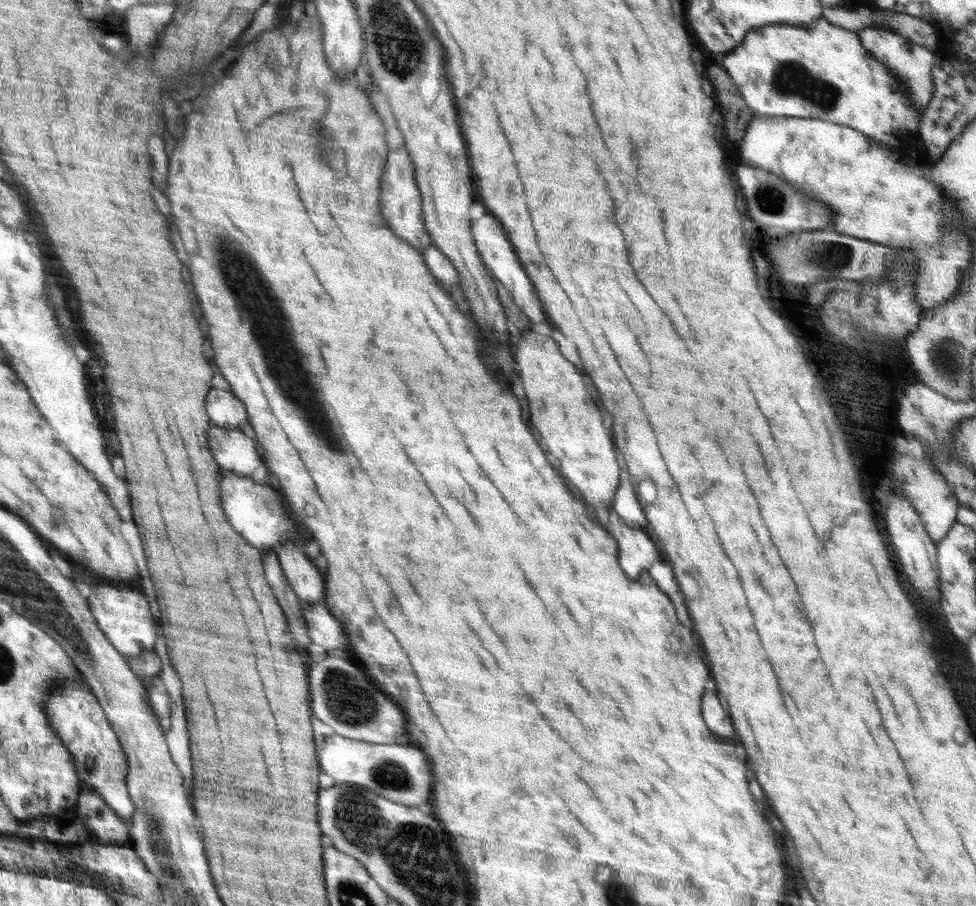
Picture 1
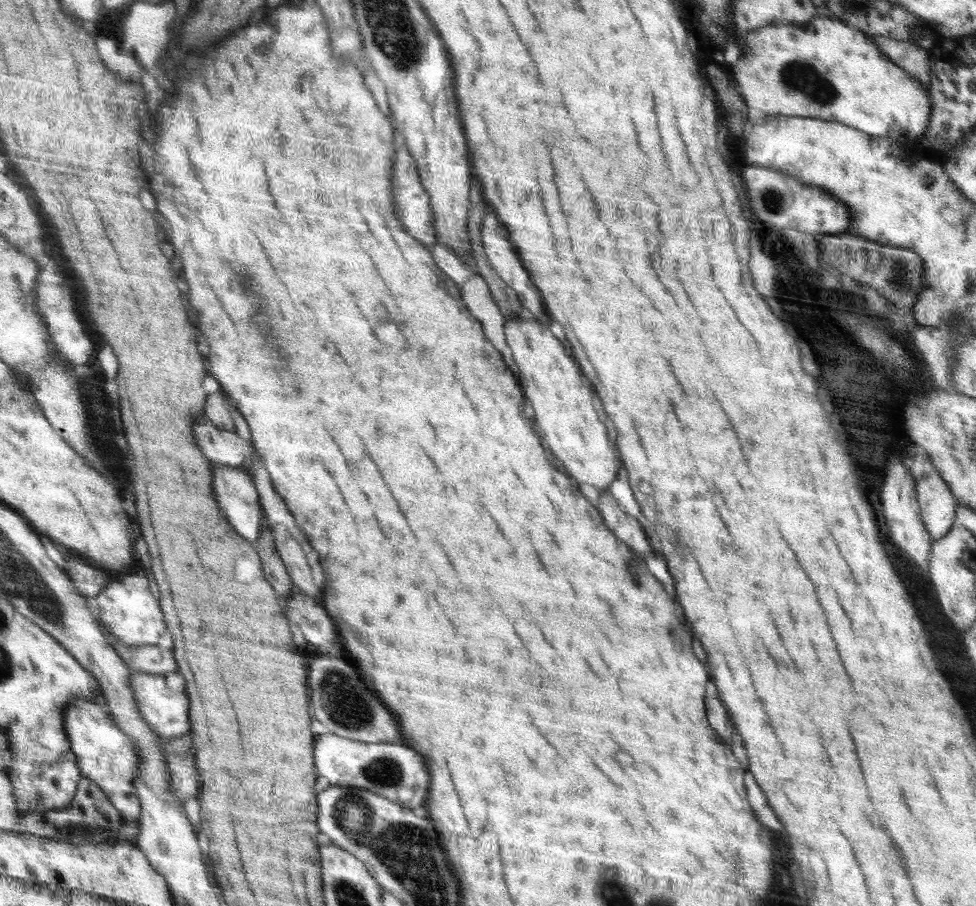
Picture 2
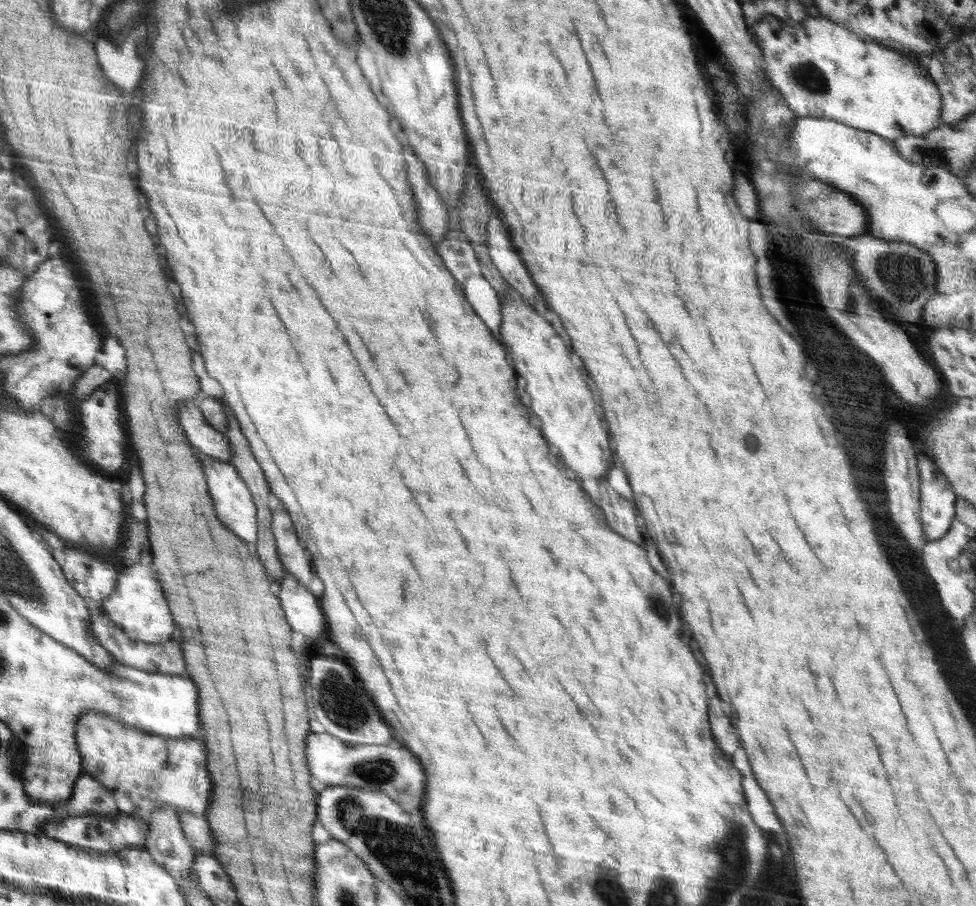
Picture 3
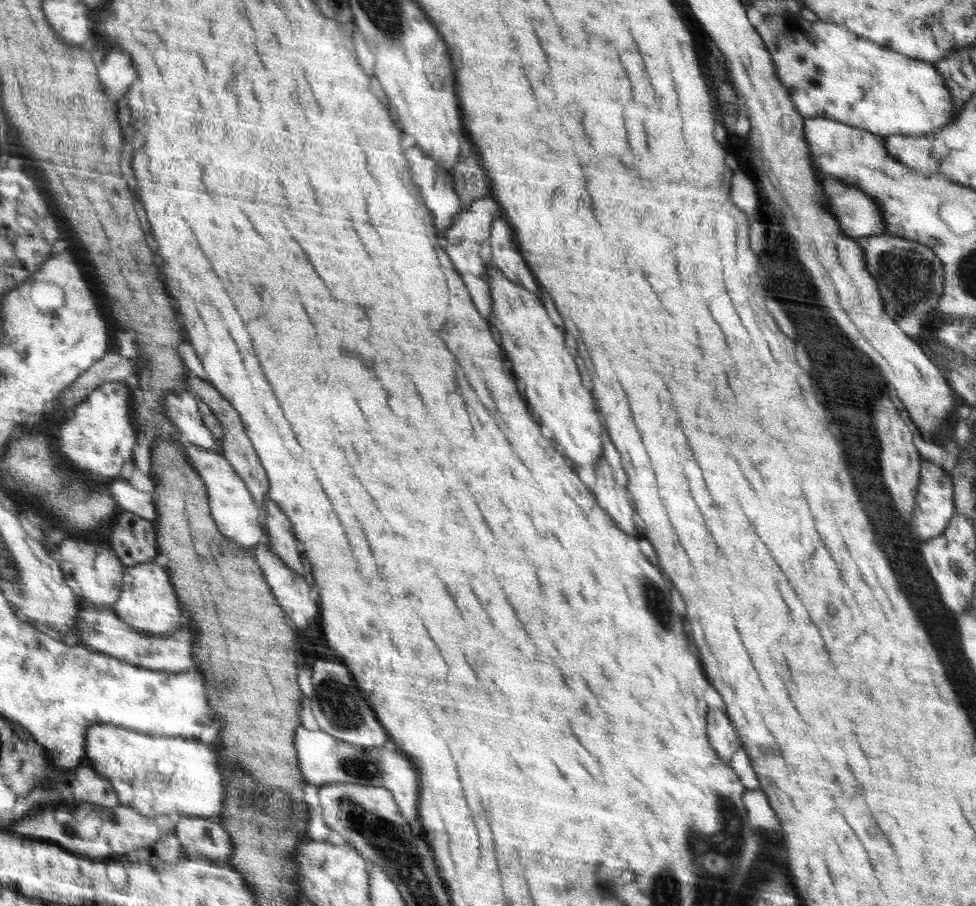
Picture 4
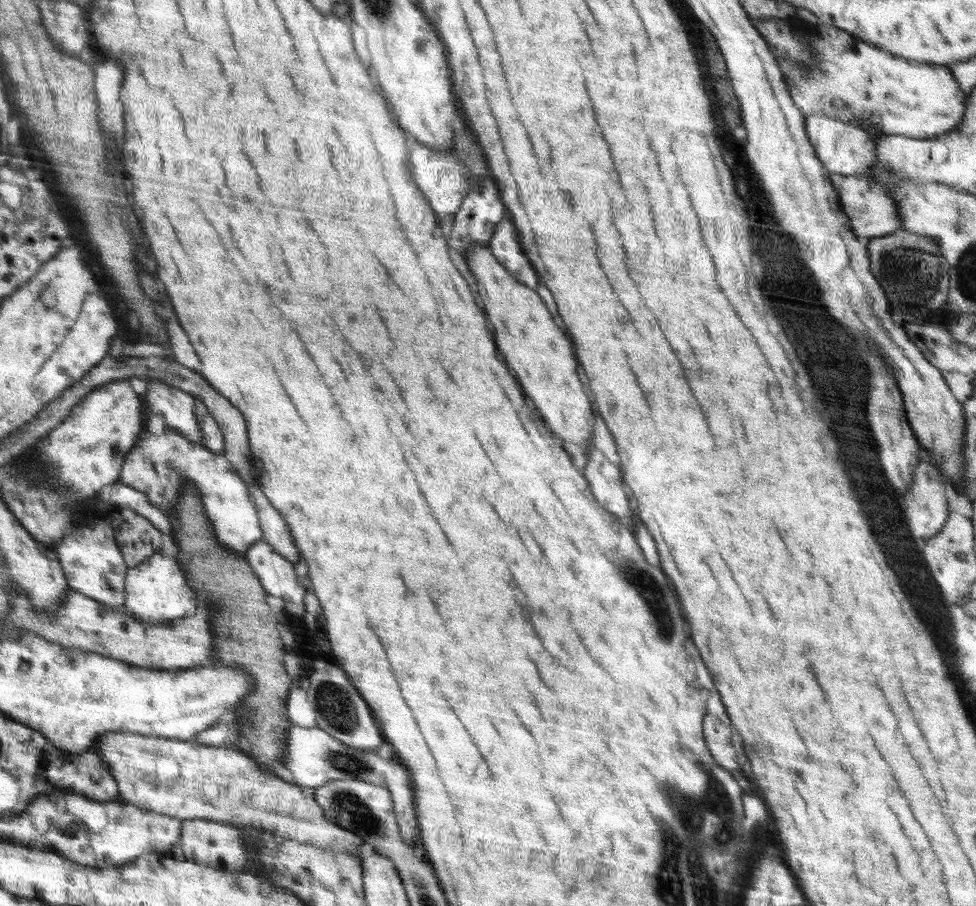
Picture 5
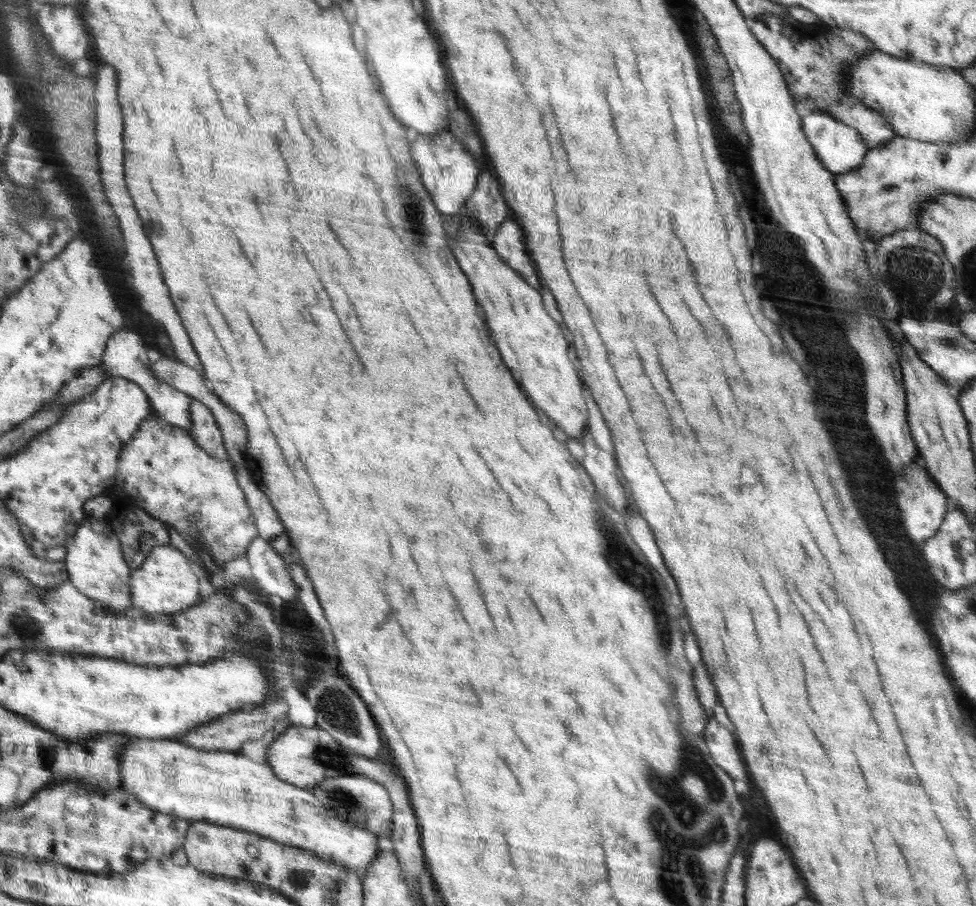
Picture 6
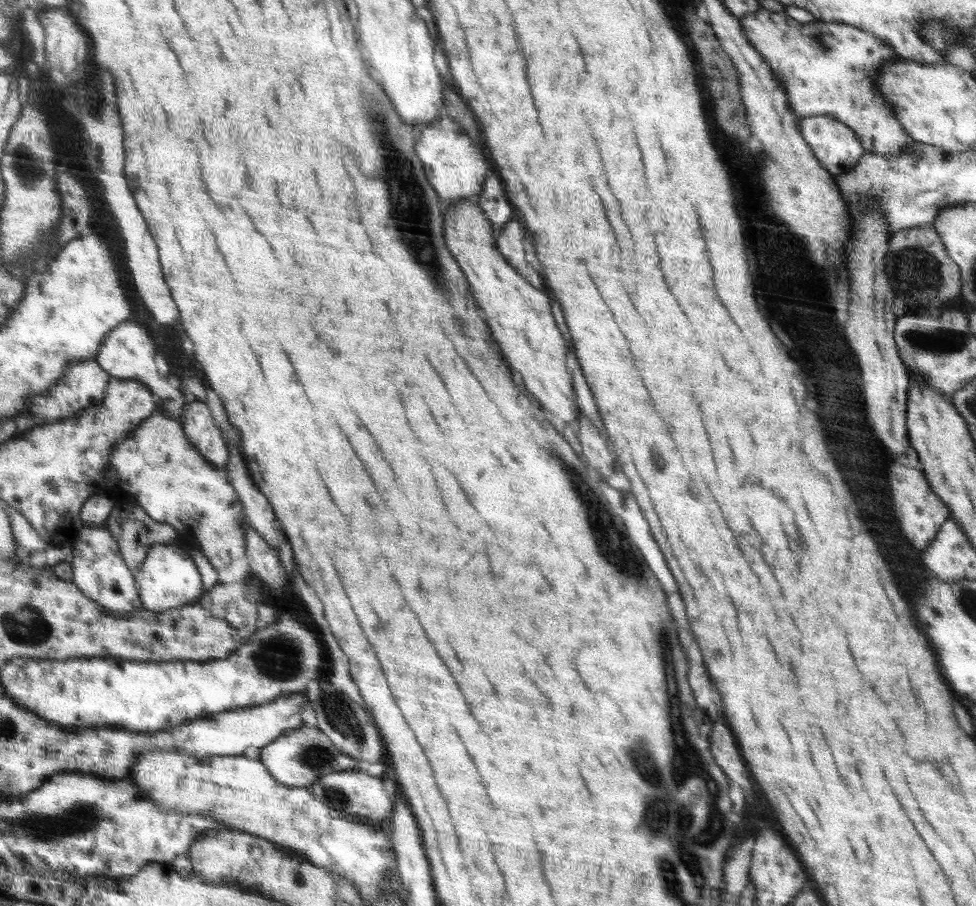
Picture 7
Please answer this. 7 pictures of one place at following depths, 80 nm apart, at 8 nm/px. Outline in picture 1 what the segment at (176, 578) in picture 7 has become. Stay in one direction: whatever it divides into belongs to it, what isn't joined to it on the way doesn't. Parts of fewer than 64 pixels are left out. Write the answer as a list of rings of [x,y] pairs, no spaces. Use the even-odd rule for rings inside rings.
[[[112,584],[112,586],[96,586],[88,590],[86,596],[91,603],[91,613],[99,619],[100,630],[103,630],[120,654],[135,658],[145,652],[151,652],[156,642],[156,622],[150,614],[148,600],[142,589]]]

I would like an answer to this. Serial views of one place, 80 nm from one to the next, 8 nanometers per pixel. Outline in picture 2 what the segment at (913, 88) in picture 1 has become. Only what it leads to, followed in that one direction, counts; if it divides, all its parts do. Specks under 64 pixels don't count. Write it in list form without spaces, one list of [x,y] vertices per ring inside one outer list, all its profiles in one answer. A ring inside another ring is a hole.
[[[885,36],[869,38],[896,66],[905,70],[908,75],[918,79],[924,88],[930,86],[929,53],[923,47],[916,46],[910,41],[897,41]]]

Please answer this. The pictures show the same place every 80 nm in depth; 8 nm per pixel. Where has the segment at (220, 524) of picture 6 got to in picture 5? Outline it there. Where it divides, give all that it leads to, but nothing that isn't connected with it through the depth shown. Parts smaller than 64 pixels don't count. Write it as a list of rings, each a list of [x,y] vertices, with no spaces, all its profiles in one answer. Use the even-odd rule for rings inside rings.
[[[146,427],[139,445],[125,458],[120,482],[146,494],[170,520],[175,517],[173,506],[177,503],[181,486],[194,485],[201,494],[201,502],[217,534],[217,541],[236,556],[244,557],[251,546],[263,537],[250,490],[234,465],[224,454],[216,454],[203,444],[192,442],[174,428],[158,434],[150,433]]]

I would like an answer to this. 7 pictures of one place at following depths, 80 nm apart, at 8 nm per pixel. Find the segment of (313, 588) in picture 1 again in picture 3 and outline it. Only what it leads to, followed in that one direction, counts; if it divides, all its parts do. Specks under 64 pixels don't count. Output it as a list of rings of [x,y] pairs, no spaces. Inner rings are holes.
[[[273,511],[271,529],[275,536],[276,552],[285,570],[295,576],[306,588],[309,588],[313,570],[308,566],[306,550],[302,548],[295,533],[289,514],[284,511]]]

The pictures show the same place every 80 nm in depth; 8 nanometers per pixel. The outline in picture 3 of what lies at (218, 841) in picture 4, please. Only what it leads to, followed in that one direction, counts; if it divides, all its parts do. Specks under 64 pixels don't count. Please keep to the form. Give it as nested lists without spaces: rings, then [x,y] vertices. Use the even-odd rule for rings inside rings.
[[[179,811],[178,820],[189,843],[201,854],[212,854],[215,842],[213,842],[211,824],[205,816],[202,818],[202,815],[194,816],[188,811]]]

